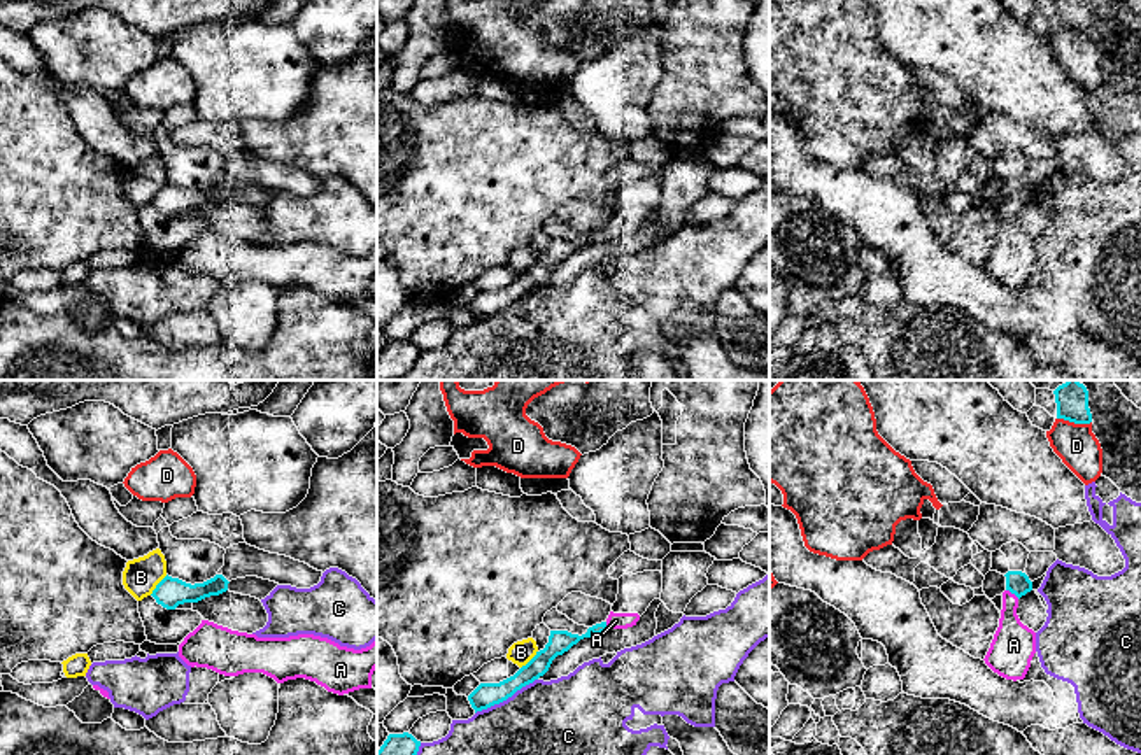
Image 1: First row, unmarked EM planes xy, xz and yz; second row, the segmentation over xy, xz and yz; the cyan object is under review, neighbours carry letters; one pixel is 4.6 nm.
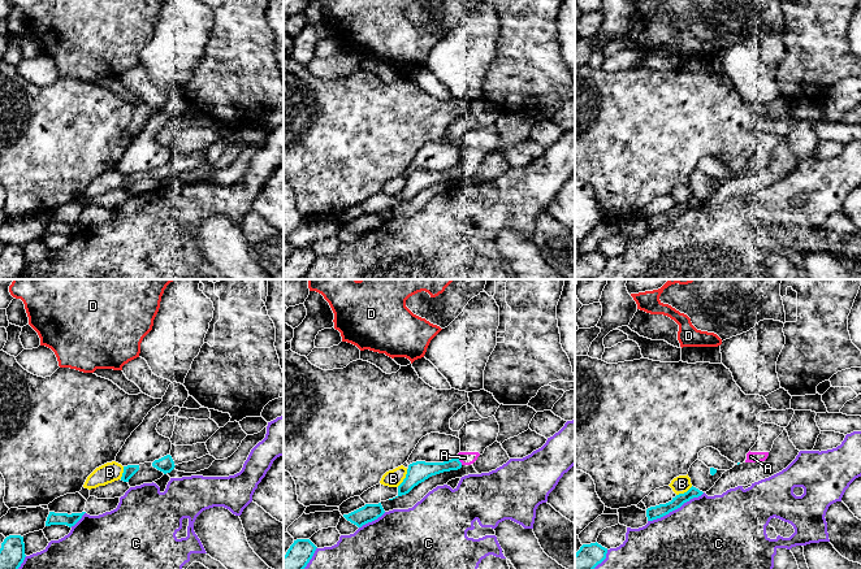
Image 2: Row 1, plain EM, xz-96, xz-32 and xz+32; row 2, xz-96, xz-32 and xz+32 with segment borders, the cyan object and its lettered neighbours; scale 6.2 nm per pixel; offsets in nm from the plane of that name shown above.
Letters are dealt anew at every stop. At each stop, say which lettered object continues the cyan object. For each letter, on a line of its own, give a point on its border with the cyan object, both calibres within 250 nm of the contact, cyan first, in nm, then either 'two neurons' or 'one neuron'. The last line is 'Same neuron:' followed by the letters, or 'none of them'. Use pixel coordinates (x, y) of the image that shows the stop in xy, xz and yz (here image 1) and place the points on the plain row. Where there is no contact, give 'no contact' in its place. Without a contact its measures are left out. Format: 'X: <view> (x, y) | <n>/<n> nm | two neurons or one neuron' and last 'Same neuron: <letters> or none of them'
A: yz (1013, 200) | 110/200 nm | two neurons
B: xy (156, 193) | 140/160 nm | two neurons
C: xz (505, 307) | 110/500 nm | two neurons
D: yz (1075, 30) | 140/190 nm | two neurons
Same neuron: none of them

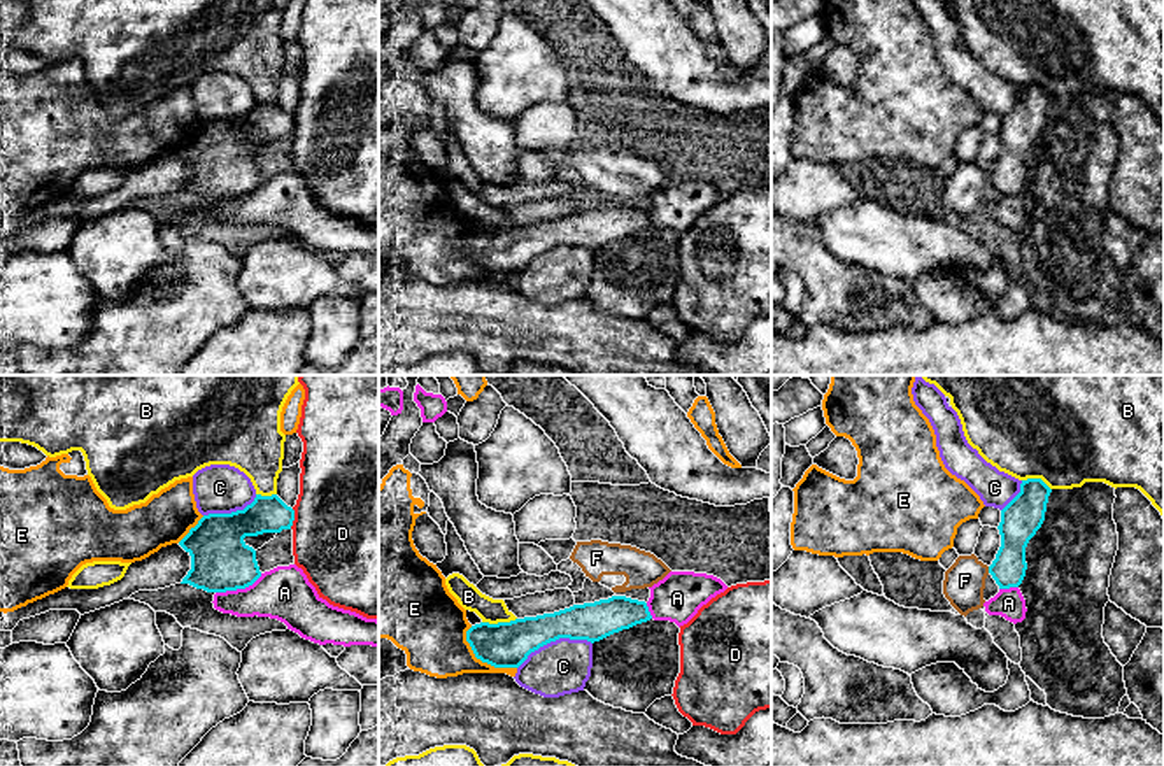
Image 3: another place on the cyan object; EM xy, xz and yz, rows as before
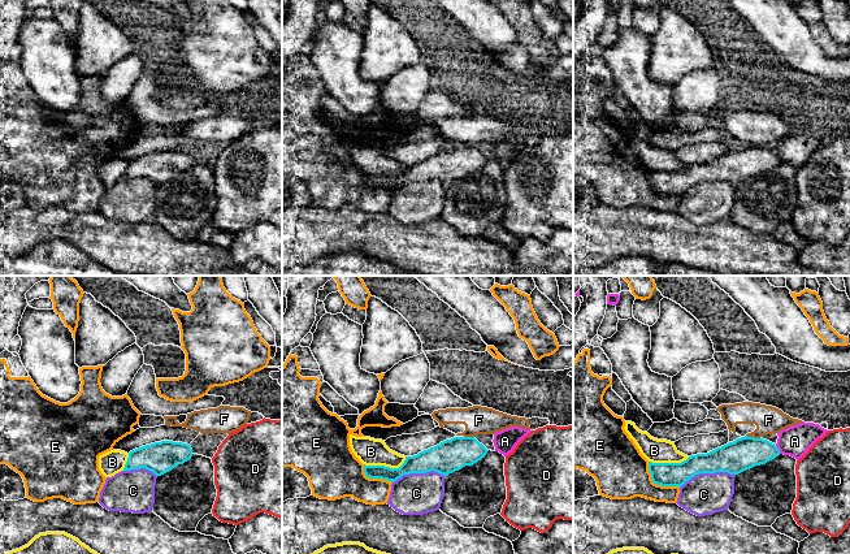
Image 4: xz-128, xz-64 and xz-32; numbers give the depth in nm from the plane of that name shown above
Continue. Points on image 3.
A: xy (239, 195) | 280/260 nm | two neurons
B: xz (498, 230) | 200/110 nm | two neurons
C: xz (553, 248) | 200/260 nm | two neurons
D: xy (293, 127) | 180/500 nm | two neurons
E: xz (484, 269) | 200/280 nm | two neurons
F: yz (989, 177) | 170/190 nm | two neurons
Same neuron: none of them

